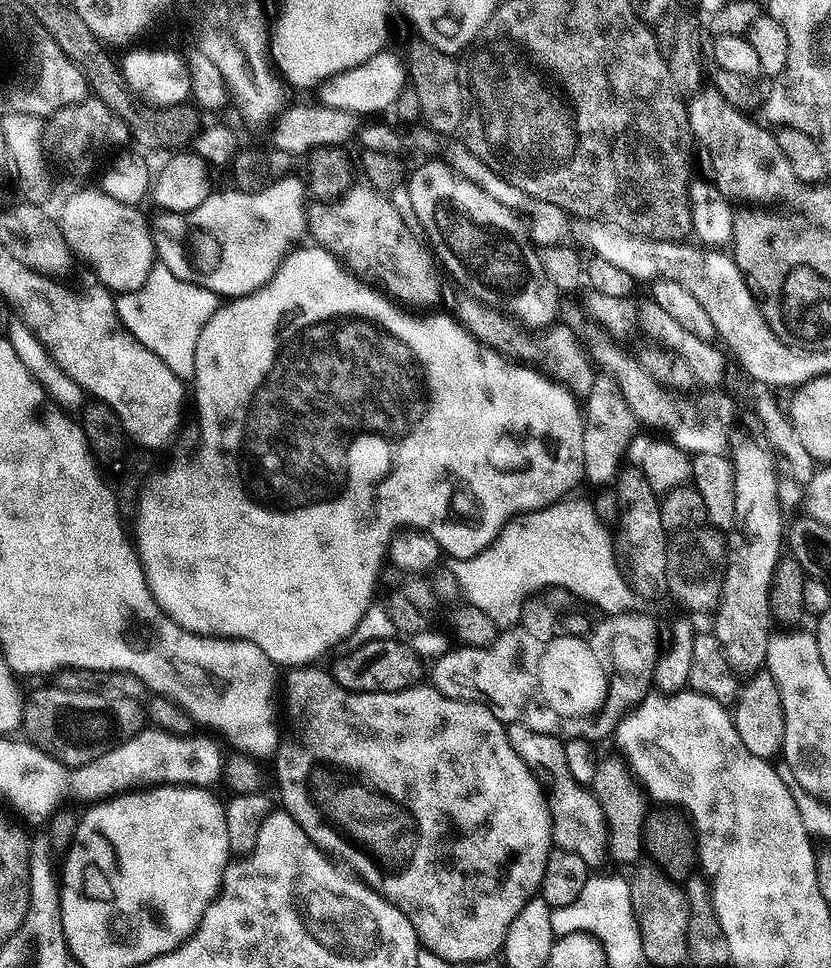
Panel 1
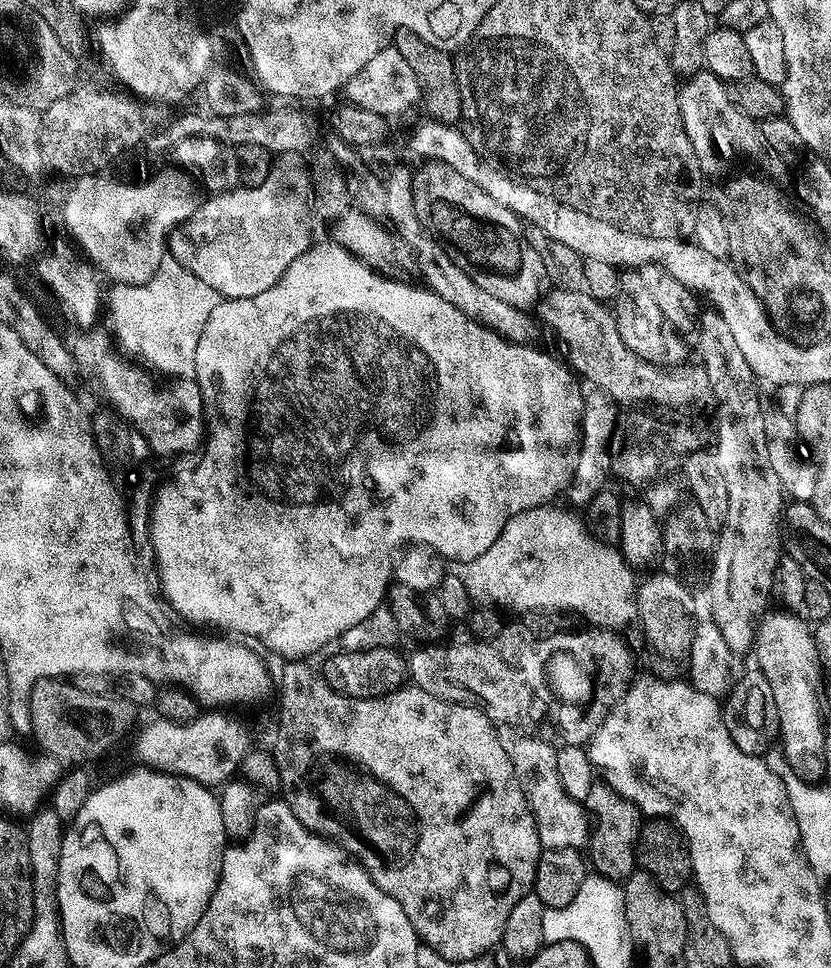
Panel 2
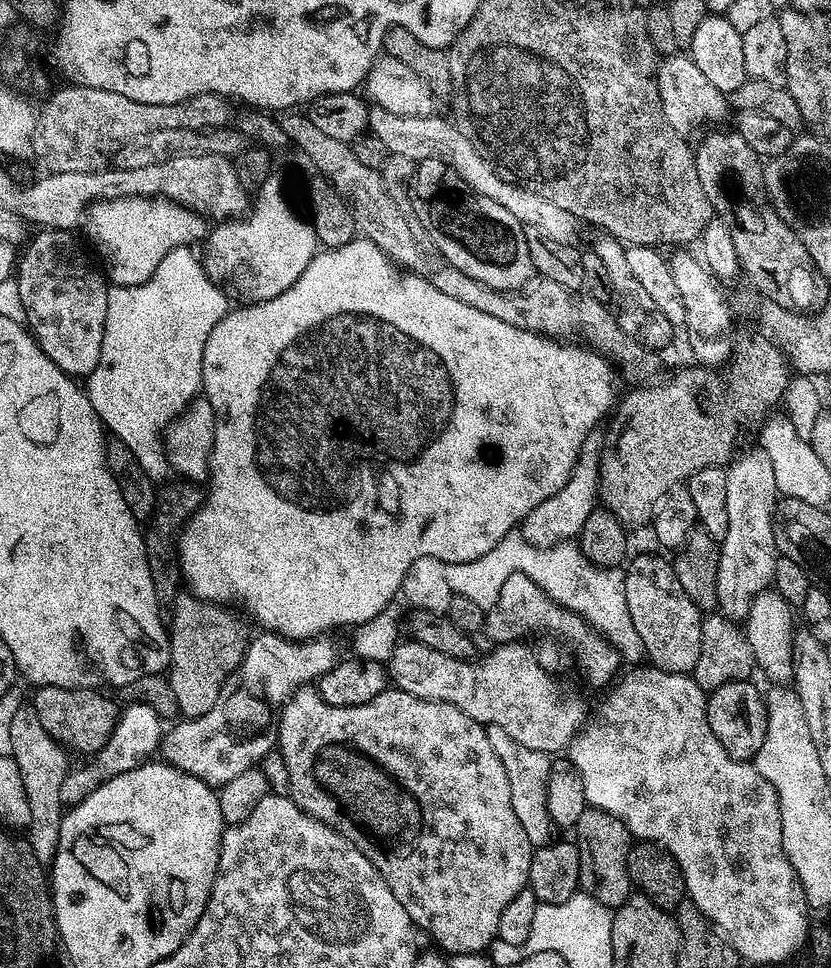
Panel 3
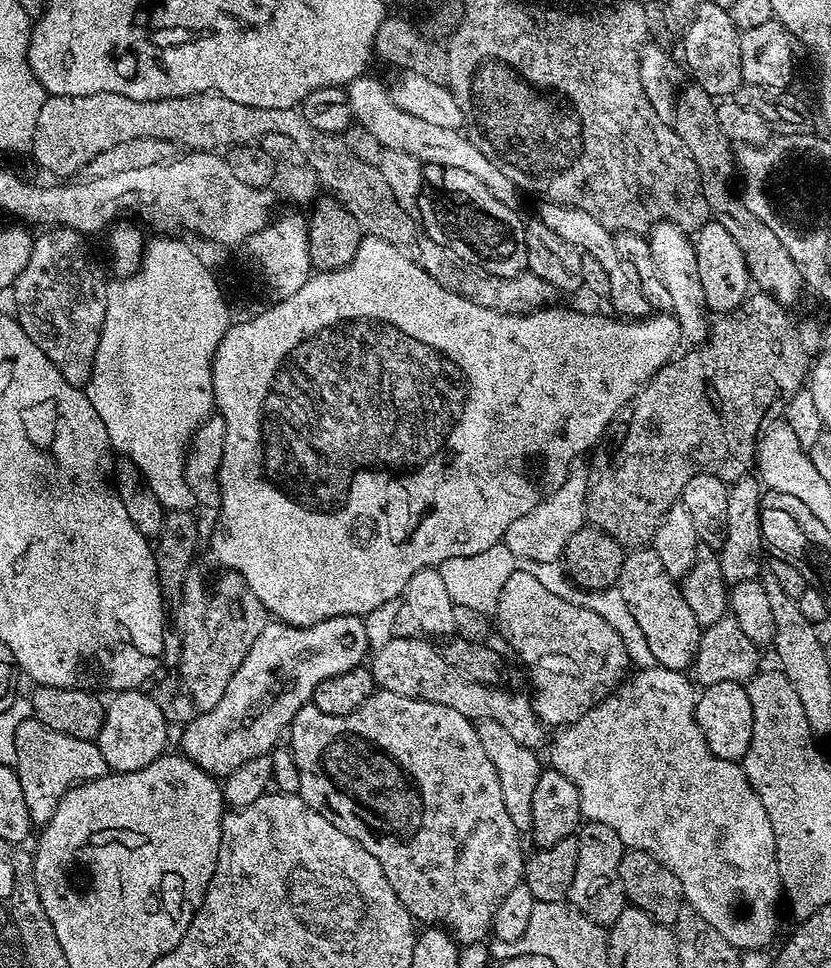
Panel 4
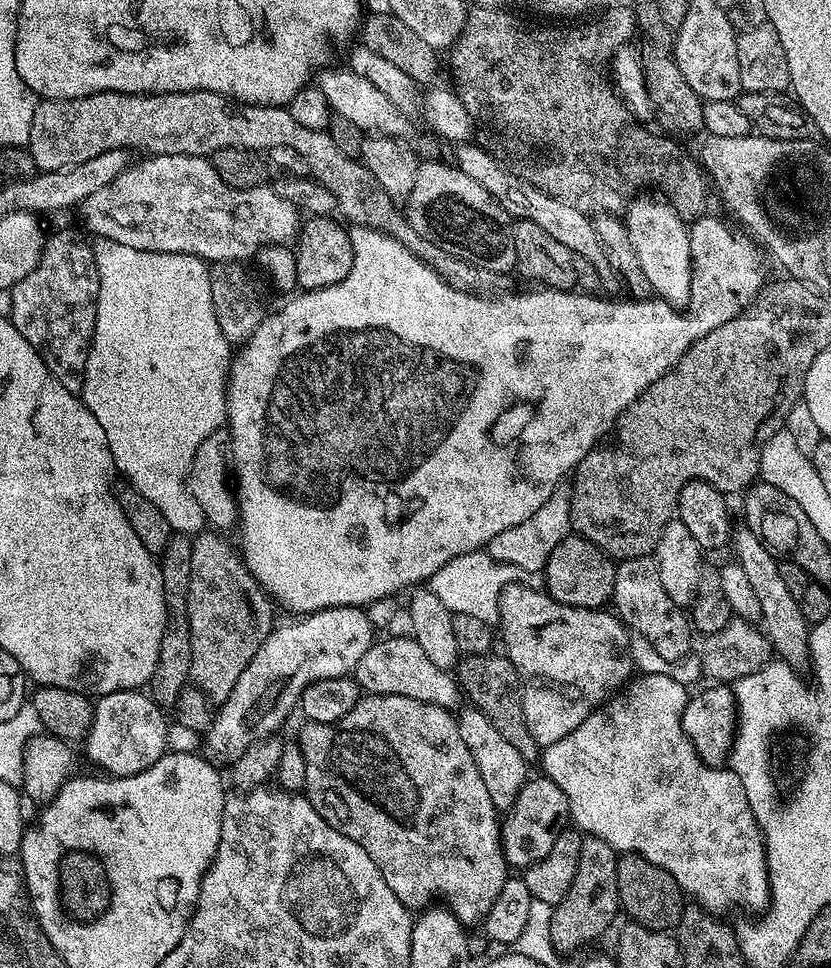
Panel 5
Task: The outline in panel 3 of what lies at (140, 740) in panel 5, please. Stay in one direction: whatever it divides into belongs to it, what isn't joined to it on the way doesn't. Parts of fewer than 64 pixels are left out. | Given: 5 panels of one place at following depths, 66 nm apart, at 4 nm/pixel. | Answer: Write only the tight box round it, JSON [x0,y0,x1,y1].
[61,703,163,805]

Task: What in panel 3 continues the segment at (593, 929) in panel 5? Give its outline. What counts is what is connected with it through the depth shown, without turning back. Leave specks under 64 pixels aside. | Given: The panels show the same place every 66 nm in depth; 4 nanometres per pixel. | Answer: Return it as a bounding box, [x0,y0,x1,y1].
[574,811,634,910]

